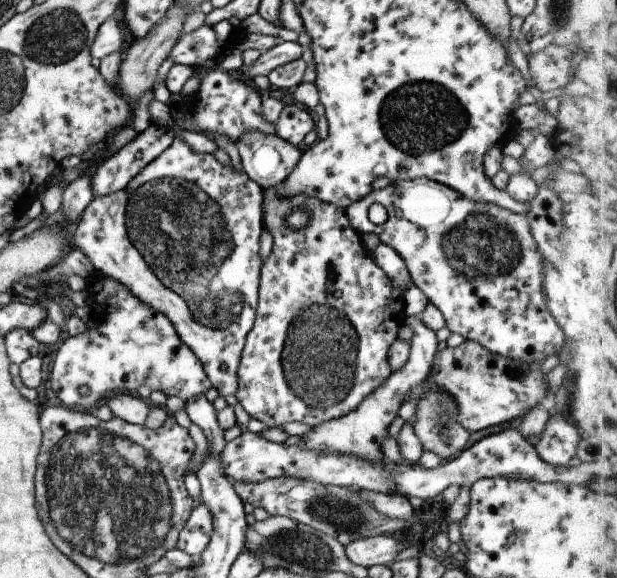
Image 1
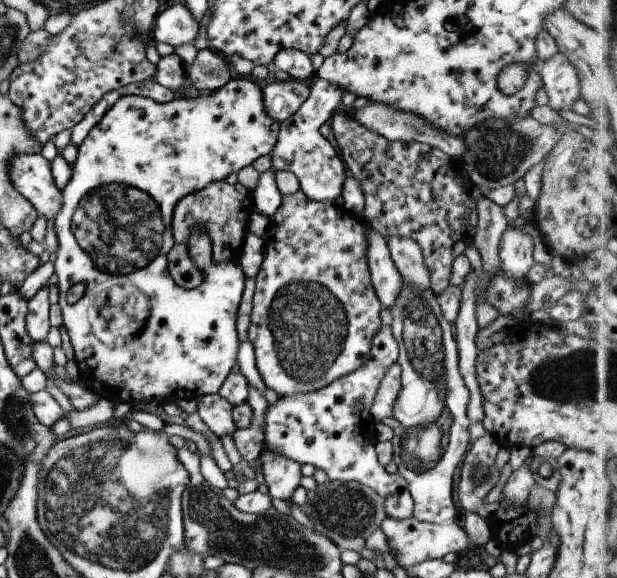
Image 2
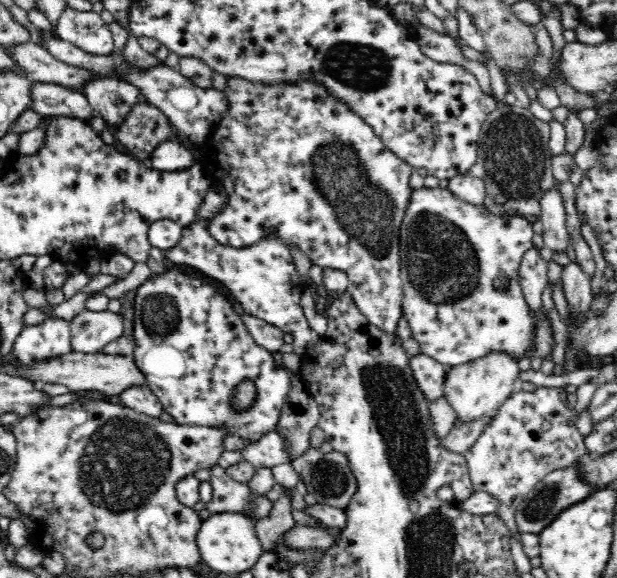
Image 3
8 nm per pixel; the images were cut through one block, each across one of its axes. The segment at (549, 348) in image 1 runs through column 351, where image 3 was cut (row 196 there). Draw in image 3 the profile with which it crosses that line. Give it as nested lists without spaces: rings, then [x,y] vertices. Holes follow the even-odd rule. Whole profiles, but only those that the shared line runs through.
[[[210,184],[198,210],[197,219],[183,227],[176,246],[161,252],[165,263],[168,267],[193,270],[196,276],[222,289],[240,313],[265,320],[284,329],[284,332],[292,333],[294,352],[301,355],[319,339],[319,335],[310,329],[302,311],[300,298],[304,294],[306,284],[296,270],[288,245],[282,239],[272,236],[262,237],[252,246],[243,249],[219,243],[212,237],[208,224],[210,217],[221,214],[226,206],[225,191],[220,189],[220,186]]]

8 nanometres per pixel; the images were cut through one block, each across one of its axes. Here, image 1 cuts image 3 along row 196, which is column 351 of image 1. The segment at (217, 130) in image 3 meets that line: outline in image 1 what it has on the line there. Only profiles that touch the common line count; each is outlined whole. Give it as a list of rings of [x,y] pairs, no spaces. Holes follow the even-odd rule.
[[[275,186],[262,190],[260,208],[261,224],[271,234],[272,248],[269,256],[262,263],[258,275],[258,298],[257,308],[255,308],[255,319],[253,327],[245,336],[241,360],[239,360],[237,370],[237,390],[235,390],[234,395],[237,403],[240,404],[250,418],[255,418],[255,420],[259,420],[269,427],[280,428],[283,424],[291,422],[301,422],[310,427],[317,426],[317,424],[340,418],[355,410],[389,376],[388,350],[396,340],[397,330],[404,324],[404,291],[393,286],[393,280],[389,280],[383,274],[383,270],[373,262],[371,252],[363,249],[361,236],[349,225],[344,208],[332,206],[331,204],[321,202],[317,198],[305,196],[305,194],[295,194],[295,196],[289,196],[289,198],[281,198],[281,196],[277,196]],[[293,208],[305,208],[307,210],[310,219],[310,224],[307,228],[291,230],[289,226],[285,226],[285,216]]]

